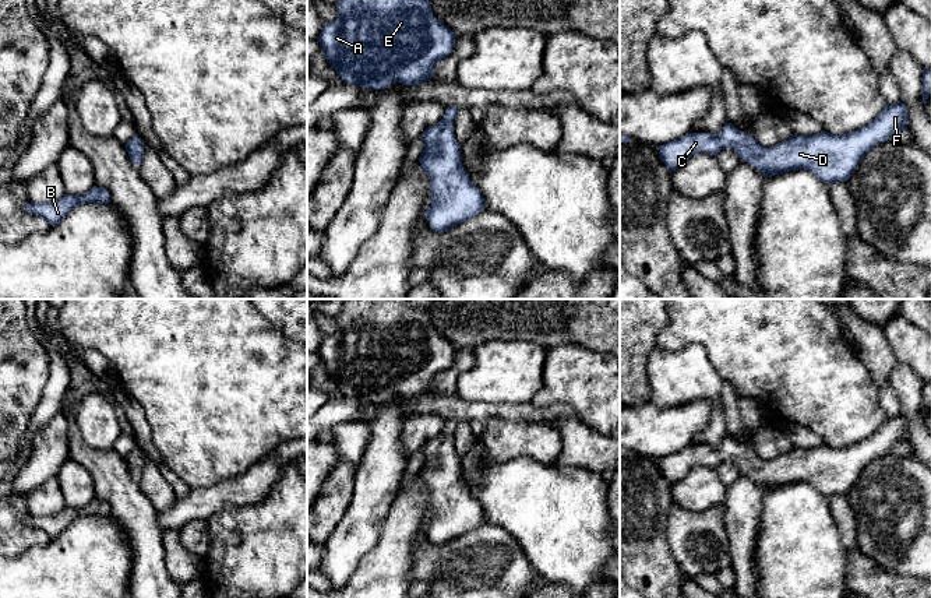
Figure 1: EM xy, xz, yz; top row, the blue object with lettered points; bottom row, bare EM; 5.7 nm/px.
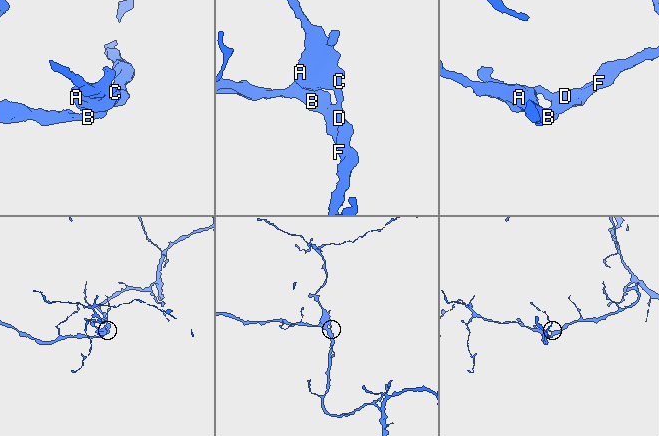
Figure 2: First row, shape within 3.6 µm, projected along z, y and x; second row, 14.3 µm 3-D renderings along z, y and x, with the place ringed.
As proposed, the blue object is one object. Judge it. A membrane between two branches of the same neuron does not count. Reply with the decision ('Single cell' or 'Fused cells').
Single cell

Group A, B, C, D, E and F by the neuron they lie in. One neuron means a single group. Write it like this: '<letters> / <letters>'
A B C D E F

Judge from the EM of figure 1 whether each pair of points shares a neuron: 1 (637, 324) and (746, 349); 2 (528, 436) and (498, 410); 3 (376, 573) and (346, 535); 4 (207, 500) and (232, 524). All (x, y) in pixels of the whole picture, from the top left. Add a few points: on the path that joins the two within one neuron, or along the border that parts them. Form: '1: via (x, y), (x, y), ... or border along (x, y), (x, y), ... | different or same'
1: border along (667, 313), (667, 322), (658, 333), (655, 344) | different
2: border along (545, 421), (490, 418), (486, 422) | different
3: border along (380, 528), (377, 542), (360, 559), (346, 583) | different
4: border along (251, 503), (244, 506), (222, 506), (205, 520) | different

